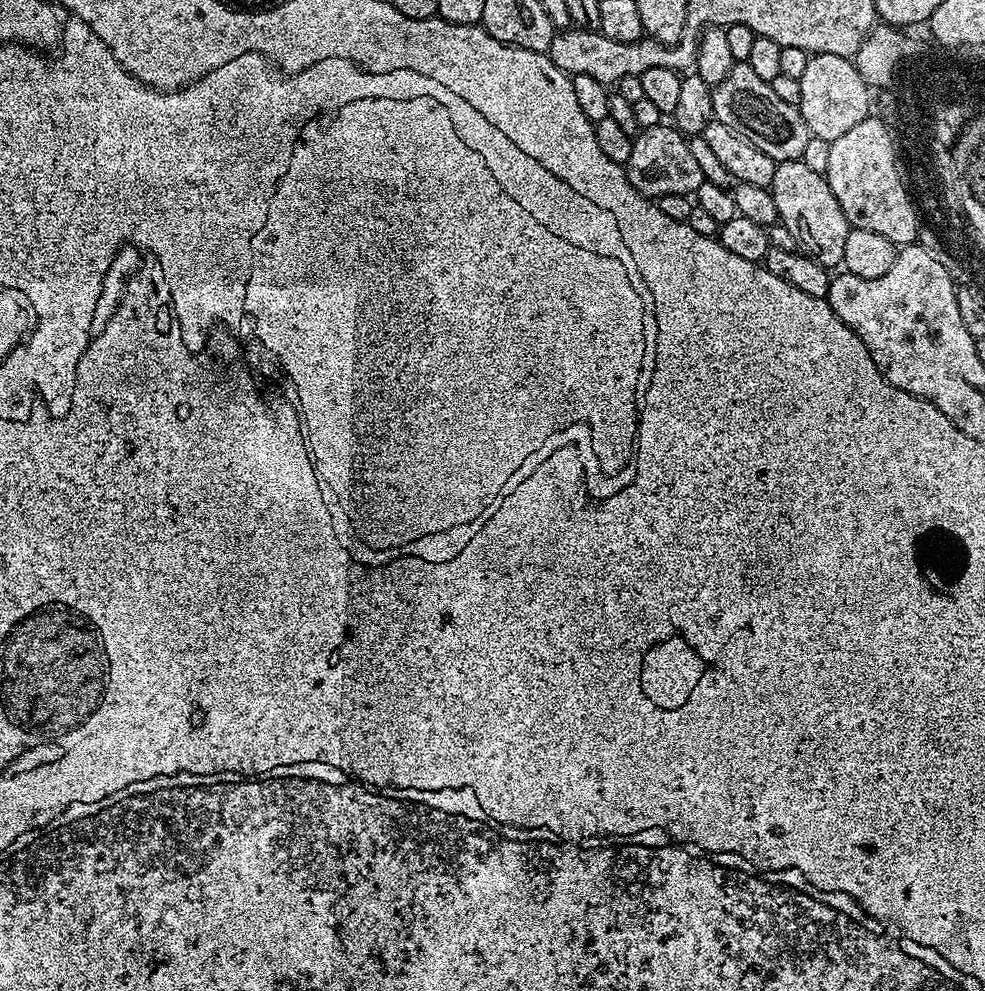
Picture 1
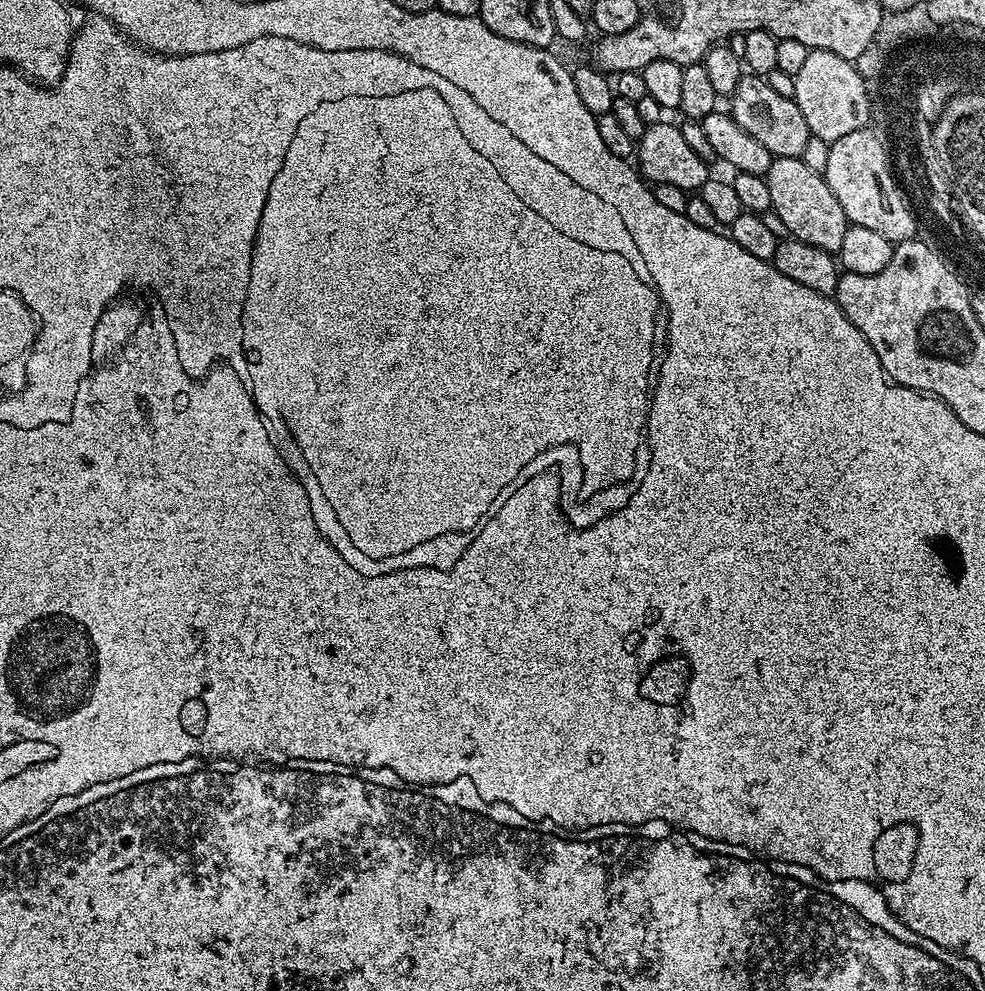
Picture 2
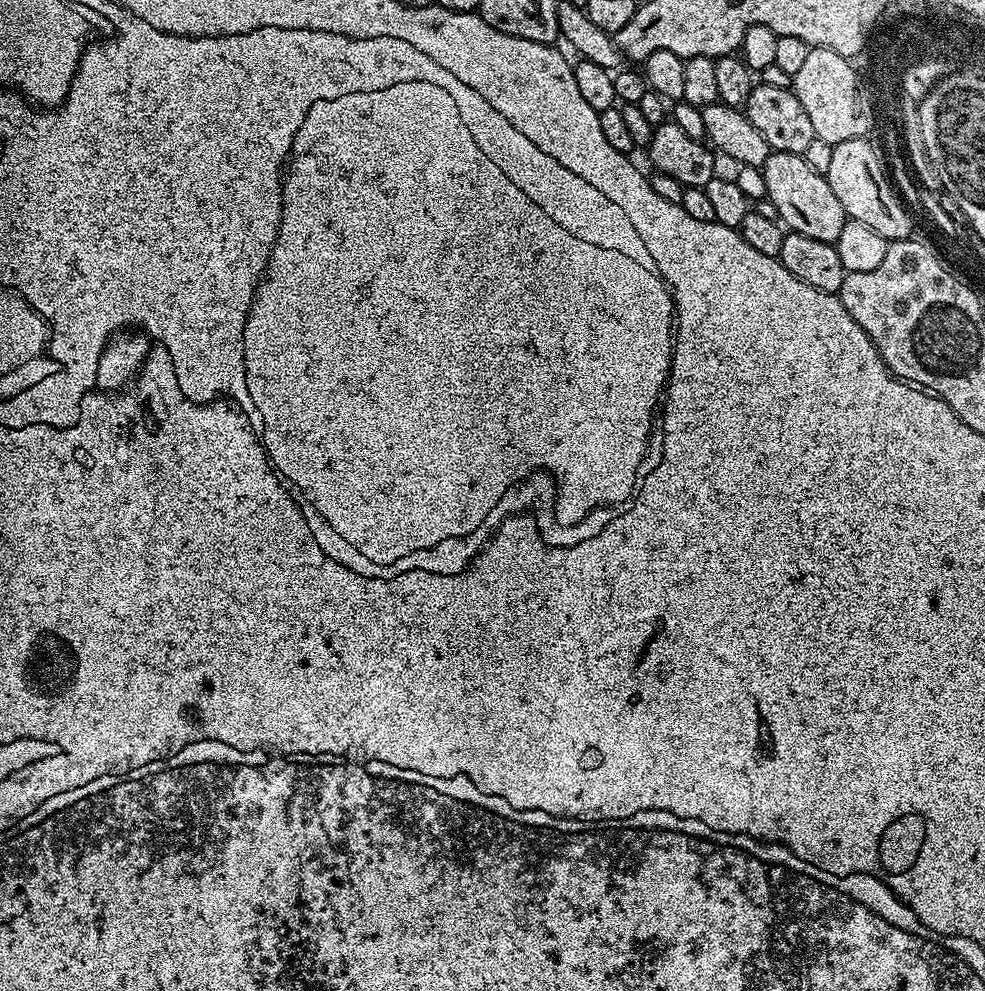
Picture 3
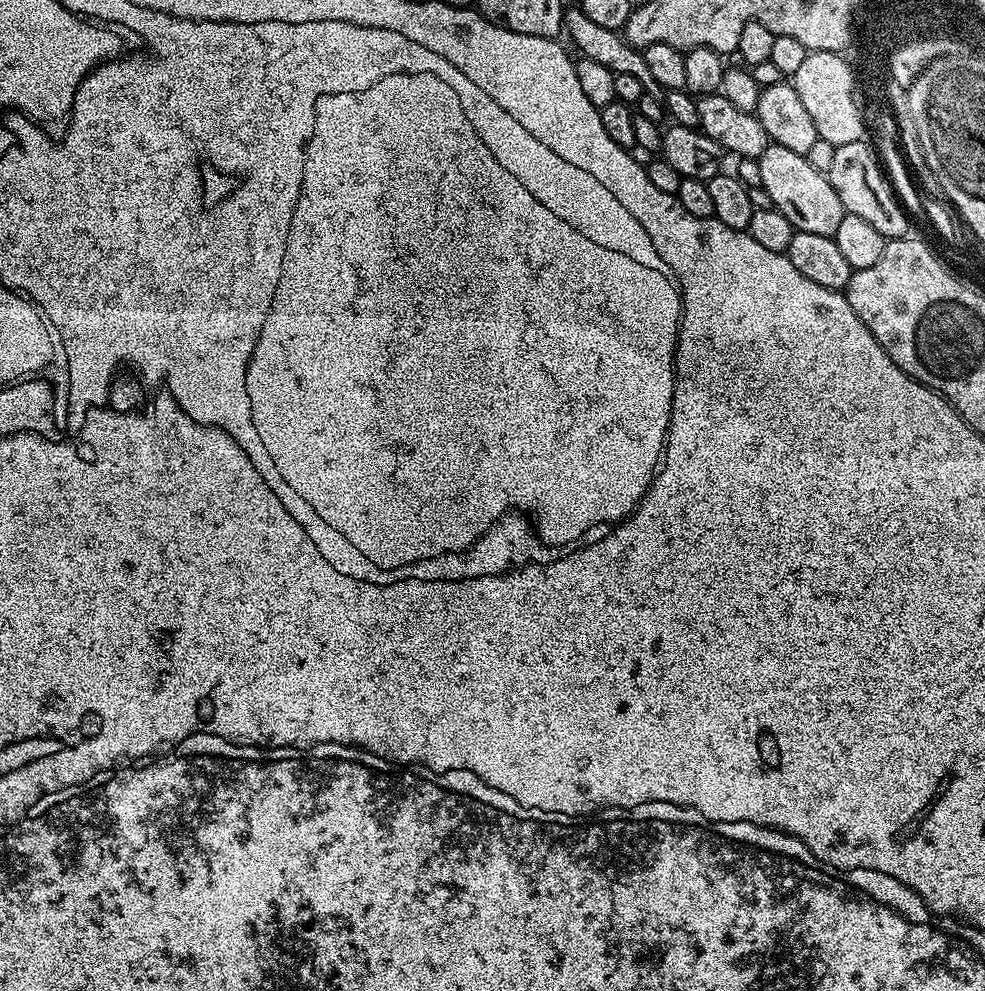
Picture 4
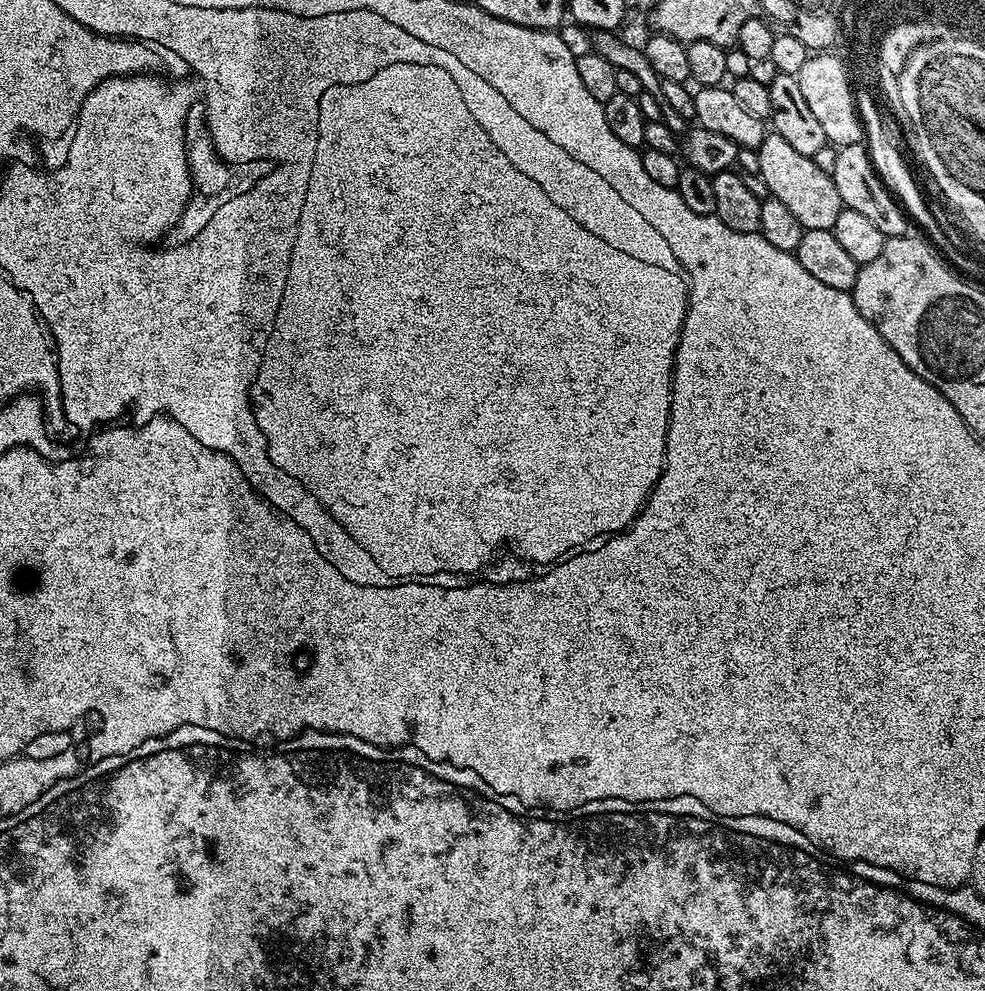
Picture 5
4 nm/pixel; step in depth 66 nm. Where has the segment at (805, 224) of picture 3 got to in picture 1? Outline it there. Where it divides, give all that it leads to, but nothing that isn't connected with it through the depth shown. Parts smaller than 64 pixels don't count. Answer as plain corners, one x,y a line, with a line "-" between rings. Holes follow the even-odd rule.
803,159
777,163
770,189
774,206
778,206
779,223
796,239
797,245
822,267
835,269
843,261
846,250
846,234
850,225
838,198
830,190
827,179
821,173
810,170

